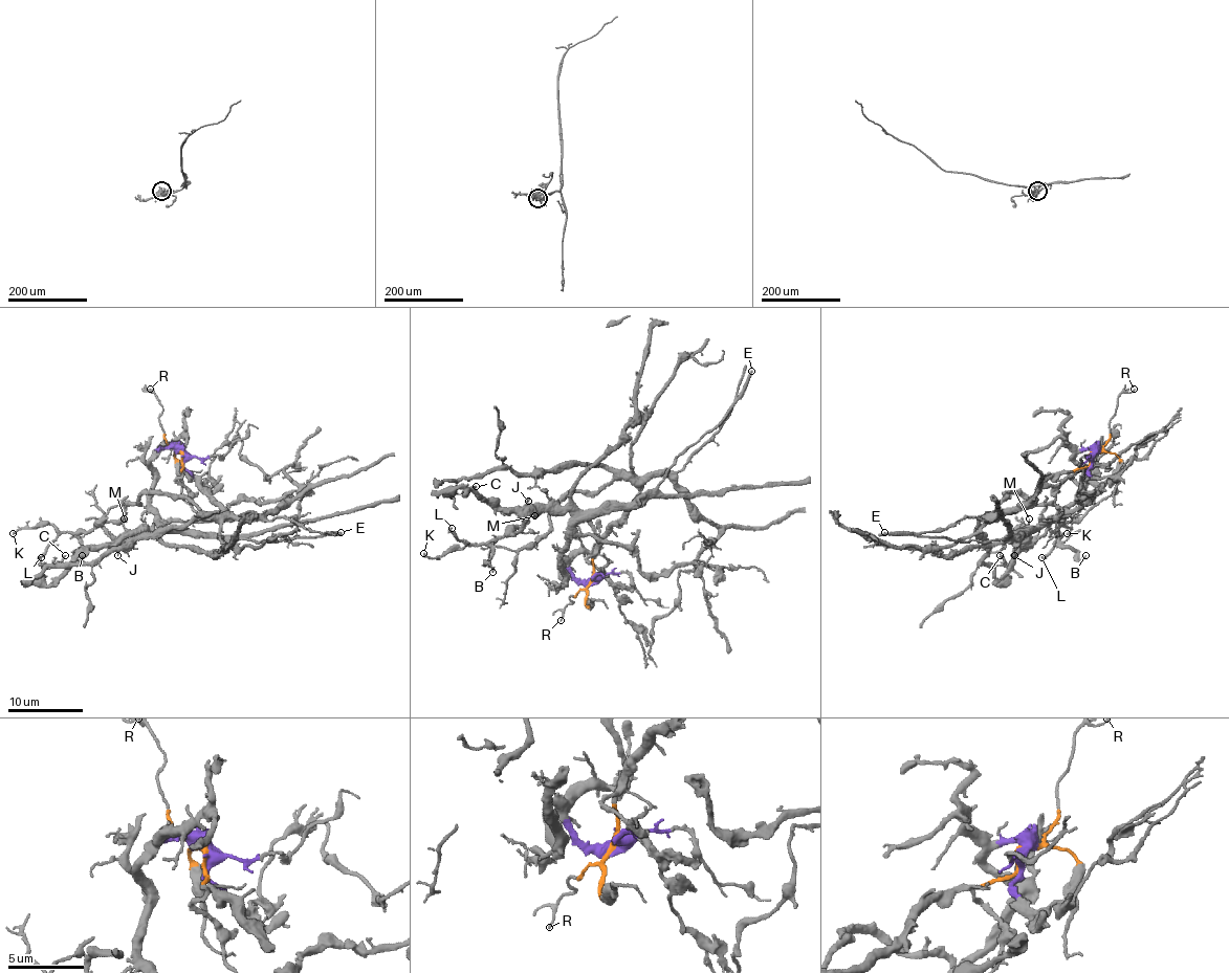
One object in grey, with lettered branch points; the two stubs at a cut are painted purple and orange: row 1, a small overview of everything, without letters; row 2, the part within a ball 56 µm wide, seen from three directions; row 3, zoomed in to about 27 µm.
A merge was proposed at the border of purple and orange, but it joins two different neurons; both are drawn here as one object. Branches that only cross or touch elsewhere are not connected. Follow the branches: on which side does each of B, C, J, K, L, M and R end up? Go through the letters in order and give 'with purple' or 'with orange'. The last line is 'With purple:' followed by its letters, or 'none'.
B: with purple
C: with purple
J: with purple
K: with purple
L: with purple
M: with purple
R: with orange
With purple: B, C, J, K, L, M

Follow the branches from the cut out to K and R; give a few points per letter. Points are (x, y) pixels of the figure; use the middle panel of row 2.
K: (592, 581), (561, 562), (566, 574), (561, 557), (568, 512), (540, 512), (497, 540), (424, 553)
R: (592, 581), (575, 596), (570, 596), (573, 602), (568, 603), (561, 620)

